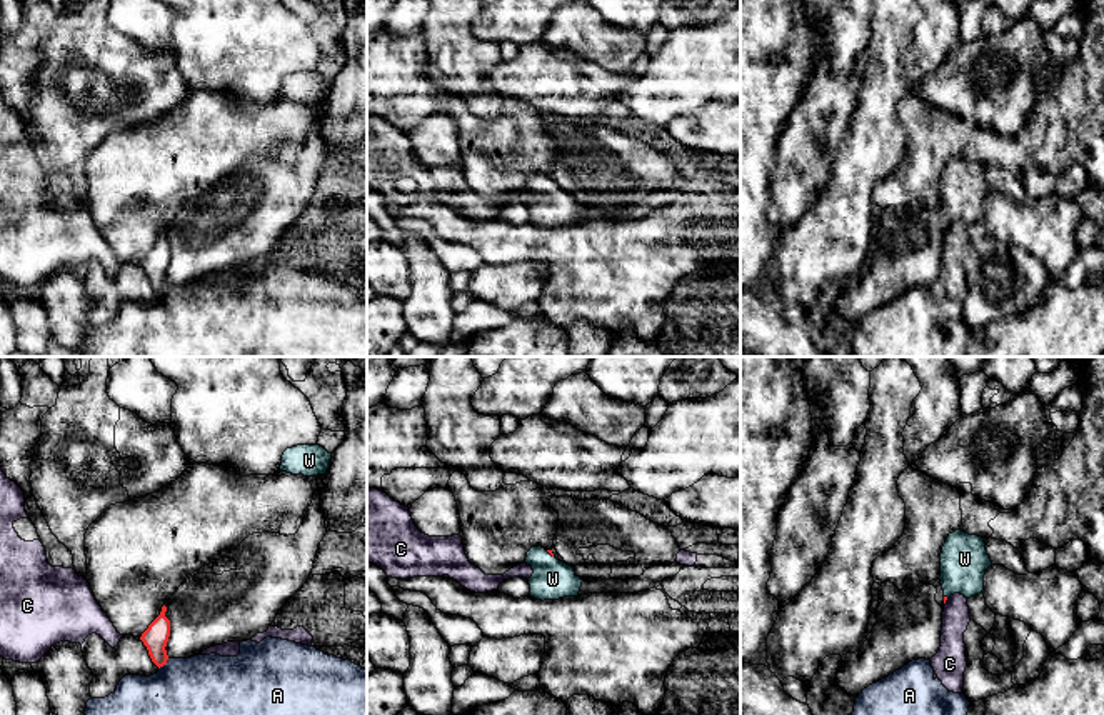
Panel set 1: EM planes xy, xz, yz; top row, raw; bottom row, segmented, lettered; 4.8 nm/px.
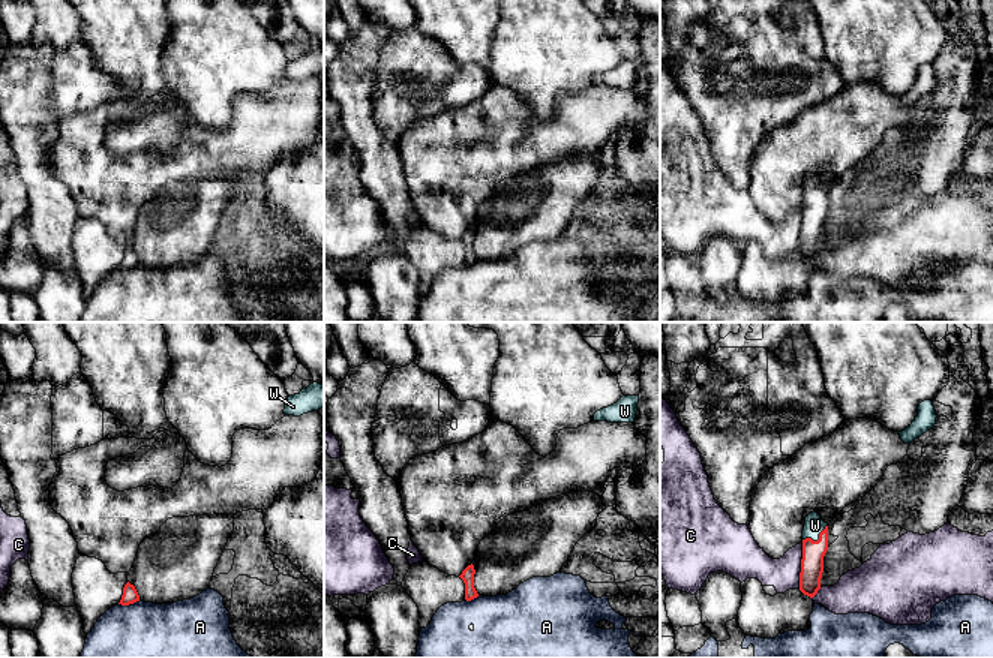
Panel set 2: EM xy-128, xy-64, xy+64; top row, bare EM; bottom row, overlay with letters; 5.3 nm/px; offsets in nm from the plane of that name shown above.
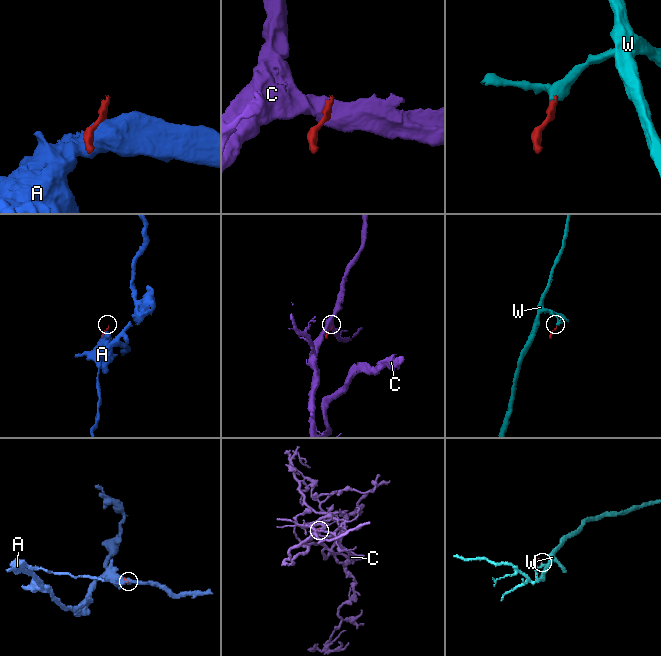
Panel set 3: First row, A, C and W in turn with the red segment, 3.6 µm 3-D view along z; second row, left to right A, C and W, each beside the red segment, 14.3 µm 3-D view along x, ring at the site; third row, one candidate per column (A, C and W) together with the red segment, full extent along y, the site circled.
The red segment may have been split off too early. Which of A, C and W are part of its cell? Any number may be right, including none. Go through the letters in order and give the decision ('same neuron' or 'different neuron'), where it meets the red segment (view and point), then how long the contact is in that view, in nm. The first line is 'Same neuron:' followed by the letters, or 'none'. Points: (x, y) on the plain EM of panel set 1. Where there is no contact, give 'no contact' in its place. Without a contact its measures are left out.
Same neuron: W
A: different neuron; meets red in xy at (164, 290); contact 80 nm long
C: different neuron; meets red in yz at (944, 229); contact 40 nm long
W: same neuron; meets red in xz at (549, 179); contact 50 nm long

